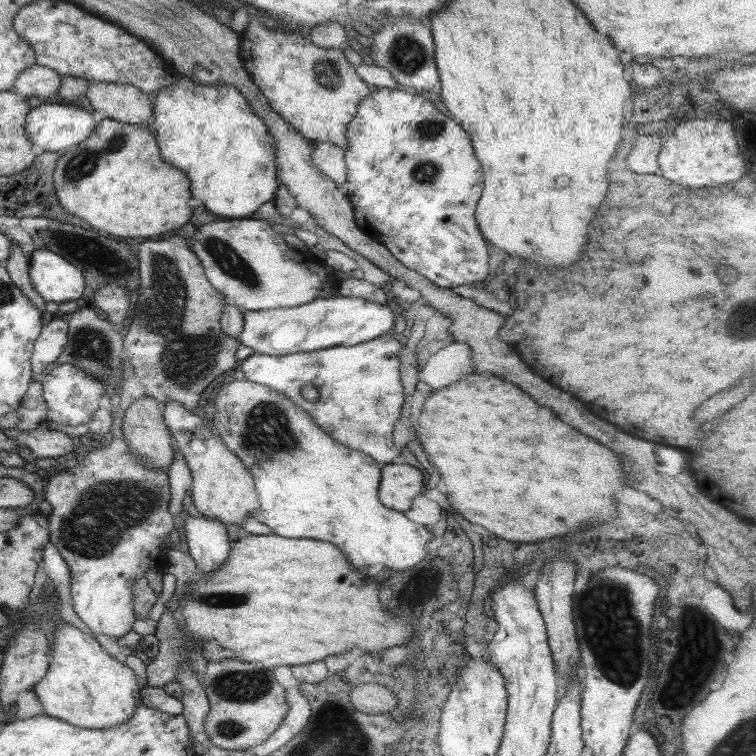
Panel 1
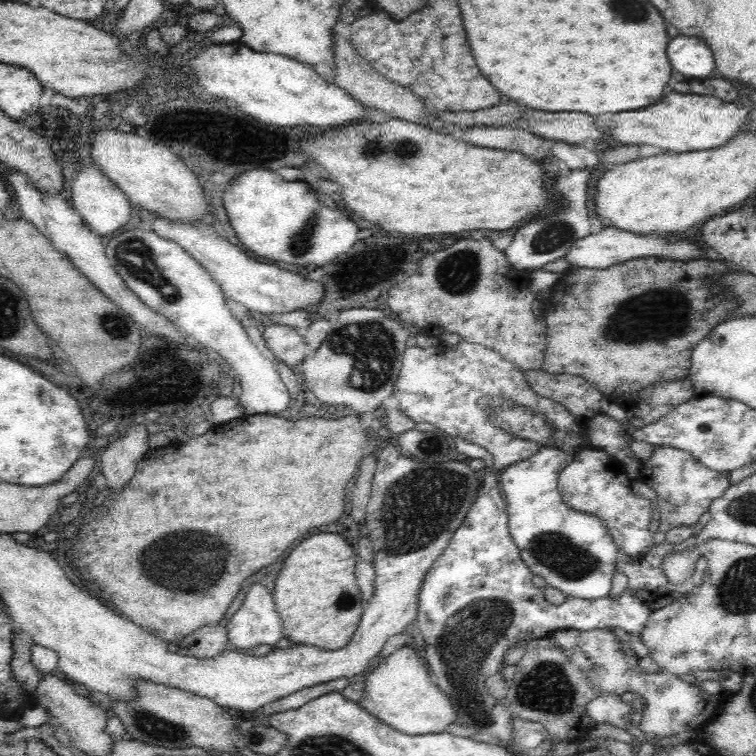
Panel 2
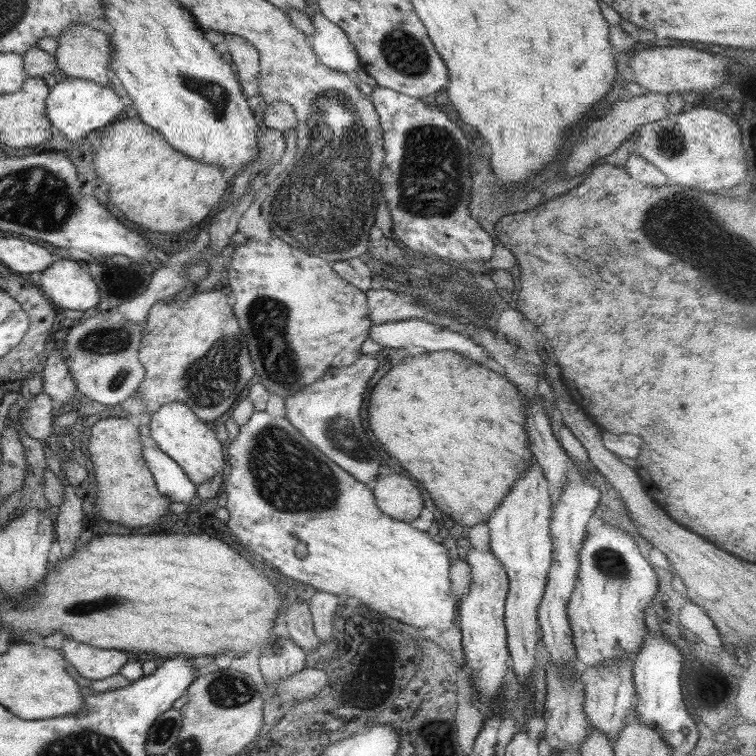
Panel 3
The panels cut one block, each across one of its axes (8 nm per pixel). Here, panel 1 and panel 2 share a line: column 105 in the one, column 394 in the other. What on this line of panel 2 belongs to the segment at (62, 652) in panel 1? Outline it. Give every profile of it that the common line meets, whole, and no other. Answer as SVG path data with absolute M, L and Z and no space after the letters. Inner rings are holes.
M412 644L398 649L367 674L364 681L366 696L358 703L401 734L423 736L444 733L458 722L458 718L450 697L432 682L423 663L423 659L412 651Z

